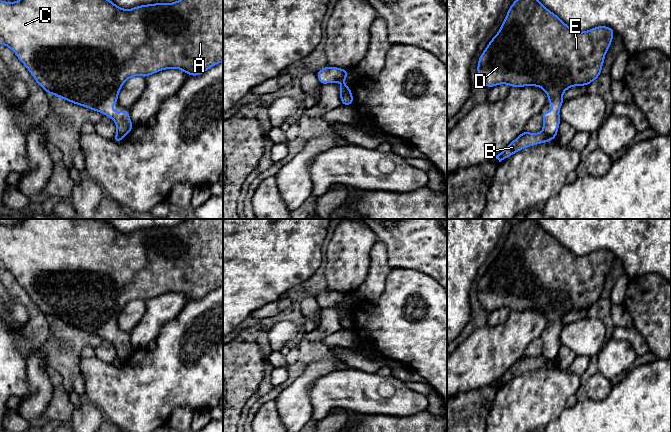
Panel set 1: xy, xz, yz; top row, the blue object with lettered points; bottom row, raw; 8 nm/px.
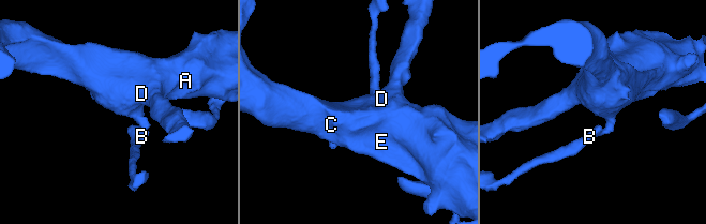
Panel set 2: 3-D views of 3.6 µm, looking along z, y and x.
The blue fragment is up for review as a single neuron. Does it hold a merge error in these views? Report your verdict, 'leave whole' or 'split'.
split

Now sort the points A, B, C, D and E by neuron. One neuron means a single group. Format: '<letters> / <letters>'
A C D E / B

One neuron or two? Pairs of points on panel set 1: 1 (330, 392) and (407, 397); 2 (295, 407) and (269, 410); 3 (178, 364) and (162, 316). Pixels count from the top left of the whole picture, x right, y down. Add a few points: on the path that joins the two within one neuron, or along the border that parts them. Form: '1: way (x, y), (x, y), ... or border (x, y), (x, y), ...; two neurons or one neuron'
1: way (349, 392), (357, 392), (374, 403), (388, 403); one neuron
2: border (274, 401), (282, 421); two neurons
3: border (183, 308), (164, 325), (154, 339); two neurons

